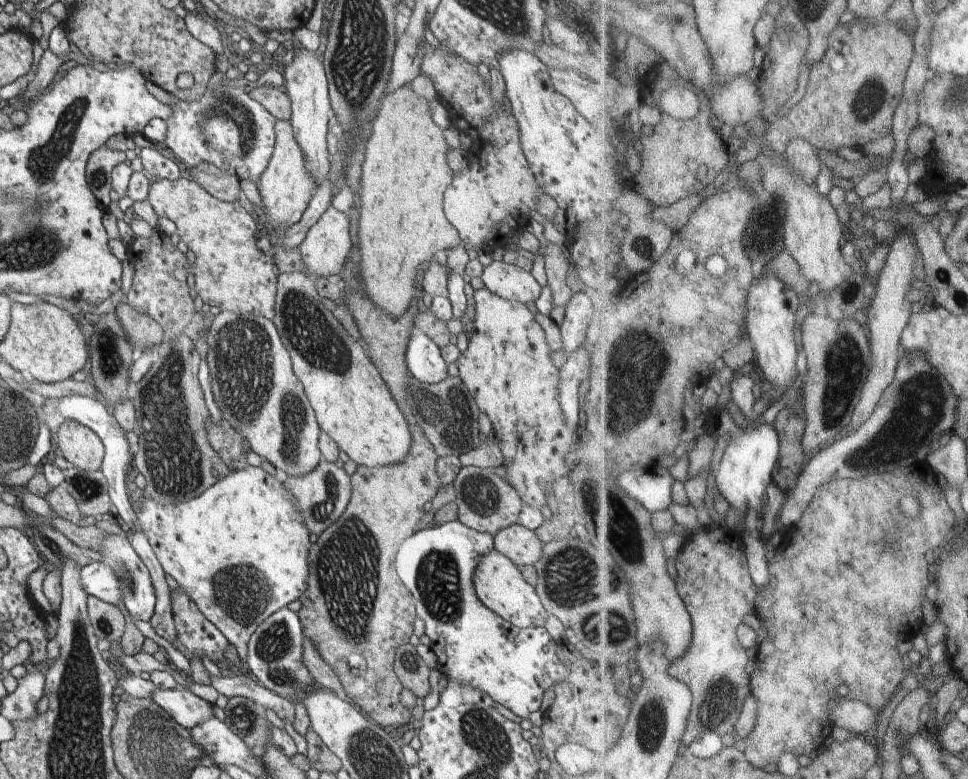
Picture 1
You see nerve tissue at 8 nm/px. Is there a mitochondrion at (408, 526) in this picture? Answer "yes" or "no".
no

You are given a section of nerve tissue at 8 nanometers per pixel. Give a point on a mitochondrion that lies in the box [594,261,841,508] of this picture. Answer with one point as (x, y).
(636, 369)

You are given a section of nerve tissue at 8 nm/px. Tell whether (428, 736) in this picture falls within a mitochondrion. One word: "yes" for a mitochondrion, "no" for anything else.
no

